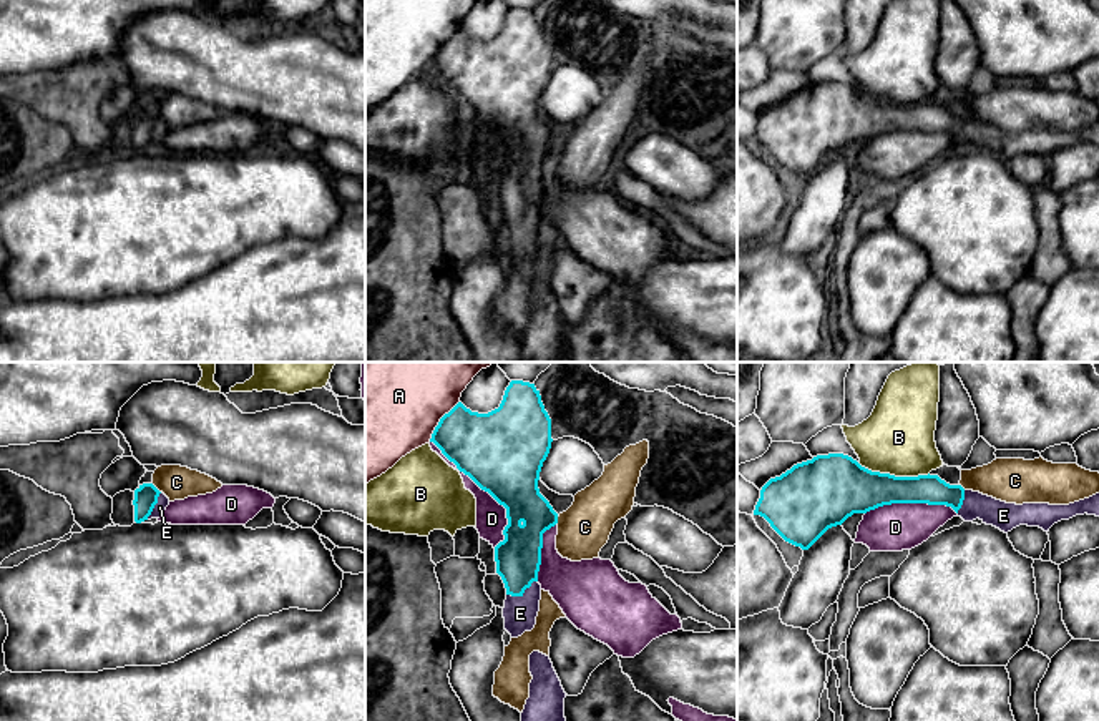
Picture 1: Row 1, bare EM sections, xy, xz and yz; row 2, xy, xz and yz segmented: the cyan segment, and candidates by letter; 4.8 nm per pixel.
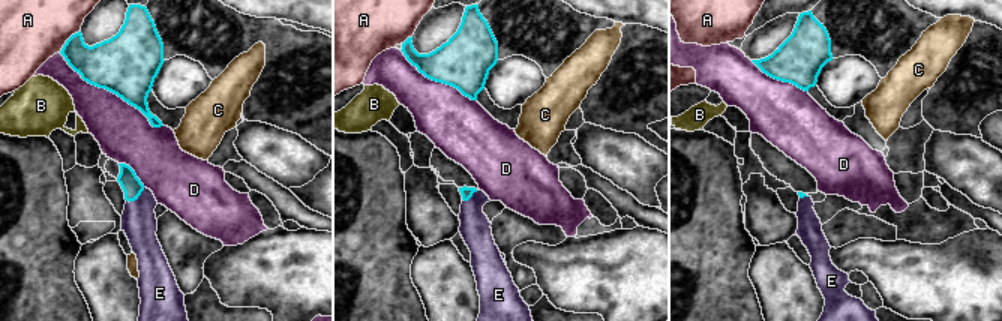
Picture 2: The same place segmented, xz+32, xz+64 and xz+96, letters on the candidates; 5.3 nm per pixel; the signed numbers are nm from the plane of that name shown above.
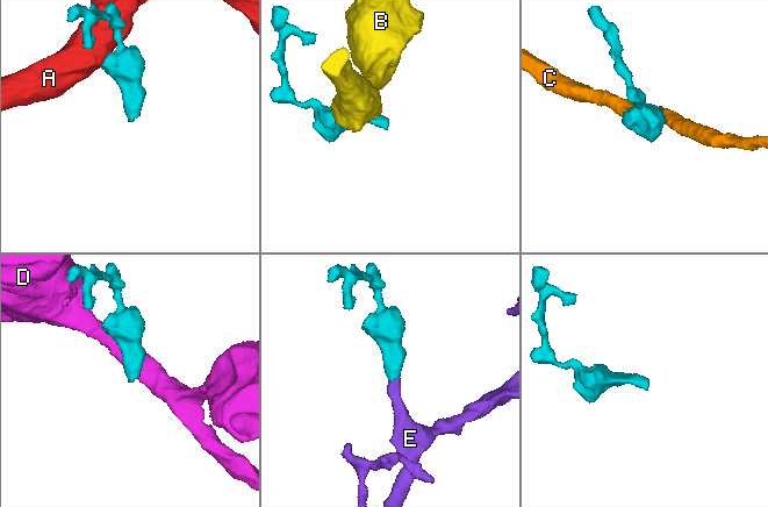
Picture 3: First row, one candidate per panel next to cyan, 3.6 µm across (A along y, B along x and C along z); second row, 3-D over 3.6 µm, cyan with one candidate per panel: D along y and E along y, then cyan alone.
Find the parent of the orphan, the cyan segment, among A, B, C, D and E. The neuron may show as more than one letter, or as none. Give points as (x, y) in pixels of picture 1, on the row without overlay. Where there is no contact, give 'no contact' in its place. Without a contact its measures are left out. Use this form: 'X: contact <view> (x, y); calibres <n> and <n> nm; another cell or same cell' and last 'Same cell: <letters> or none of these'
A: contact xz (440, 49); calibres 320 and 400 nm; another cell
B: contact yz (893, 103); calibres 280 and 360 nm; another cell
C: contact xy (156, 117); calibres 110 and 170 nm; another cell
D: contact xz (487, 118); calibres 400 and 140 nm; another cell
E: contact xz (522, 221); calibres 220 and 160 nm; same cell
Same cell: E

